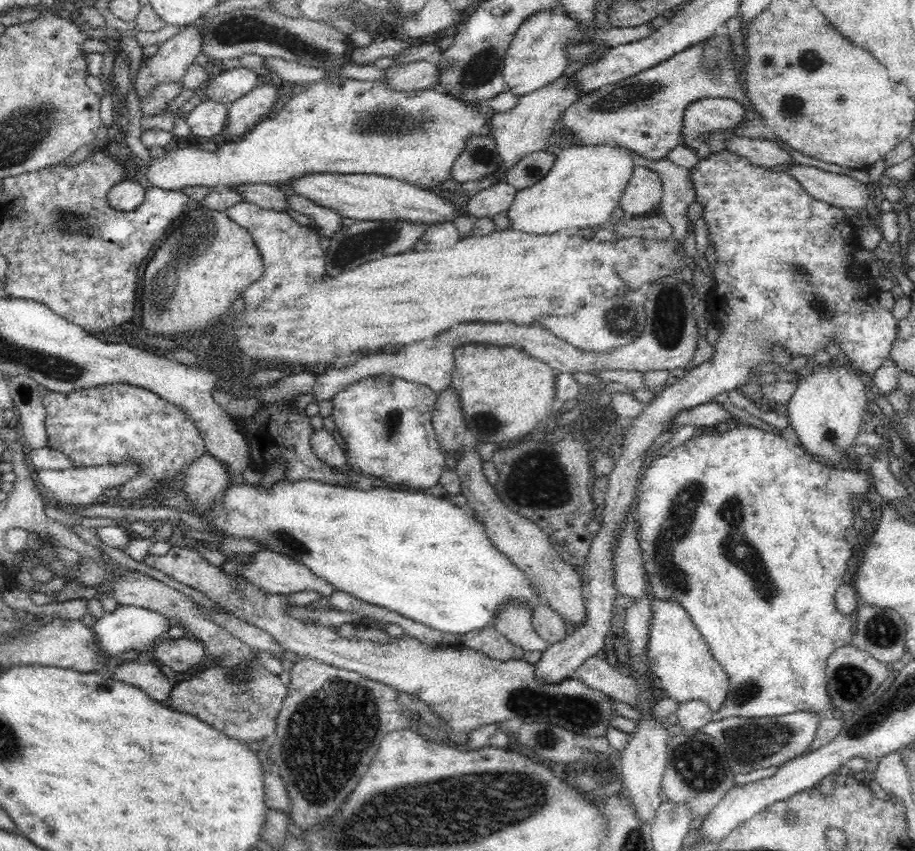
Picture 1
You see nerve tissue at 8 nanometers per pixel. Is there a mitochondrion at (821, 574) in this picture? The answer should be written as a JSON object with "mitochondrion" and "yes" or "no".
{"mitochondrion":"no"}

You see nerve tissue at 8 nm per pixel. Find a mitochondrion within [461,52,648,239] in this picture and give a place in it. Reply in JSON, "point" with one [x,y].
{"point":[481,154]}

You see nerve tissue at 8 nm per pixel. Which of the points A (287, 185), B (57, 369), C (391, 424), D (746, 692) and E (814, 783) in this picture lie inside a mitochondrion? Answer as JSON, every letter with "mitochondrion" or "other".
{"A":"other","B":"mitochondrion","C":"mitochondrion","D":"mitochondrion","E":"other"}

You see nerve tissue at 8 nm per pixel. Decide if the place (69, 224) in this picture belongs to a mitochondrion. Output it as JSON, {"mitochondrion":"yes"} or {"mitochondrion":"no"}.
{"mitochondrion":"yes"}

